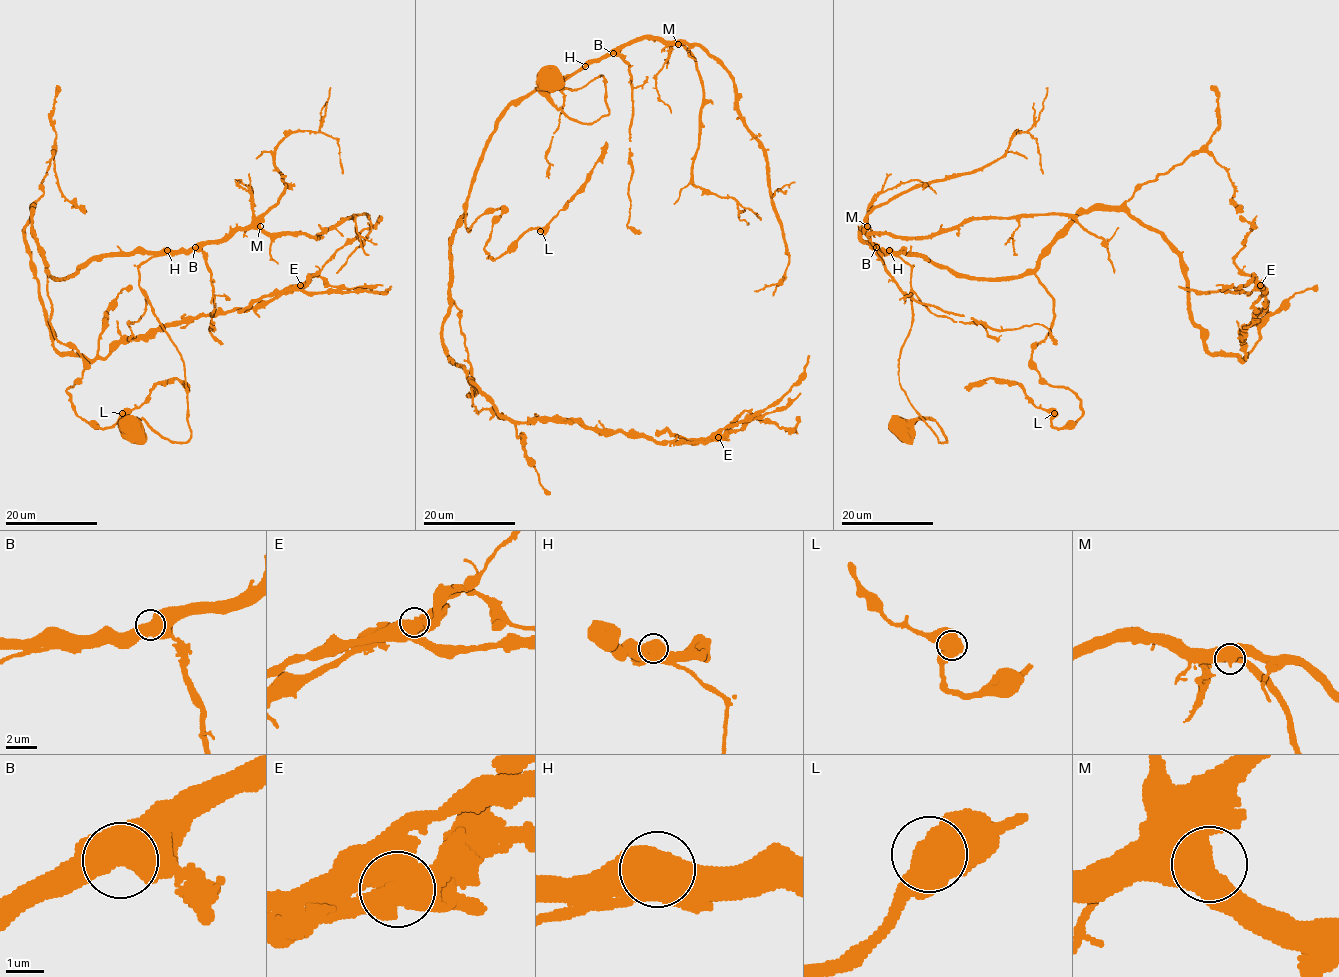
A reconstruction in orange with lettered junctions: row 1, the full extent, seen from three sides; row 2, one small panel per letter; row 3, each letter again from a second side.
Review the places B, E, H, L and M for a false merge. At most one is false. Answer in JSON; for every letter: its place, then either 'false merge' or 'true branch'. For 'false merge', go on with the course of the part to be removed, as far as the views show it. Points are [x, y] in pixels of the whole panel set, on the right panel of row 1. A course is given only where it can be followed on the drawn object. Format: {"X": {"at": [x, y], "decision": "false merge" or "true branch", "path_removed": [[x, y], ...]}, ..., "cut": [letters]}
{"B": {"at": [876, 247], "decision": "true branch"}, "E": {"at": [1260, 285], "decision": "false merge", "path_removed": [[1261, 285], [1250, 292], [1195, 292], [1179, 286]]}, "H": {"at": [889, 250], "decision": "true branch"}, "L": {"at": [1054, 413], "decision": "true branch"}, "M": {"at": [867, 226], "decision": "true branch"}, "cut": ["E"]}

